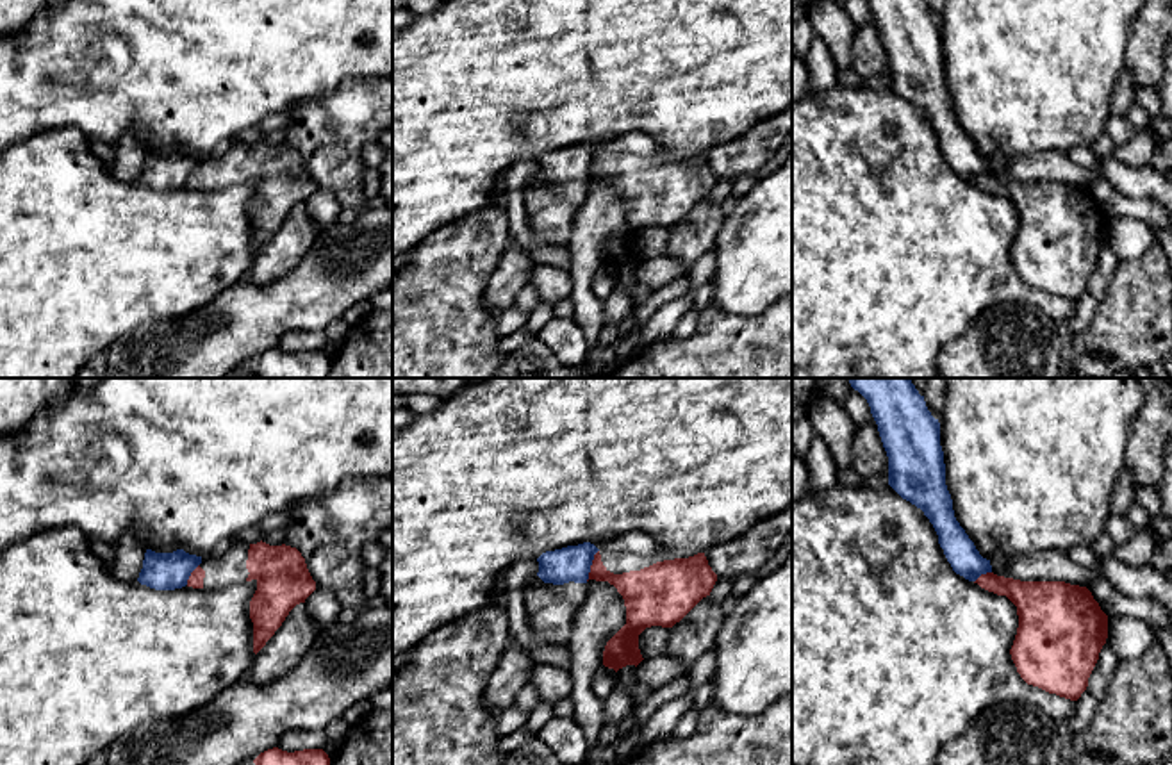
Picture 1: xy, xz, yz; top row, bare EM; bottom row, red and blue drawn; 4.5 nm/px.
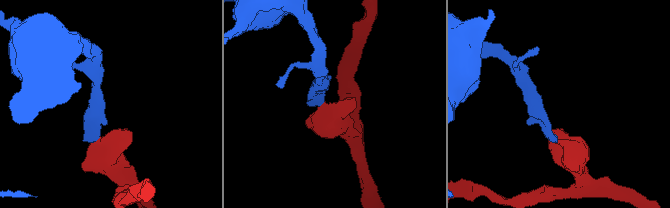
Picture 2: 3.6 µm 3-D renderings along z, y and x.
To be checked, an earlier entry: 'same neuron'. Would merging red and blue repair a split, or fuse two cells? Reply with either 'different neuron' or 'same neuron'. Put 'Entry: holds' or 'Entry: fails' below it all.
different neuron
Entry: fails

